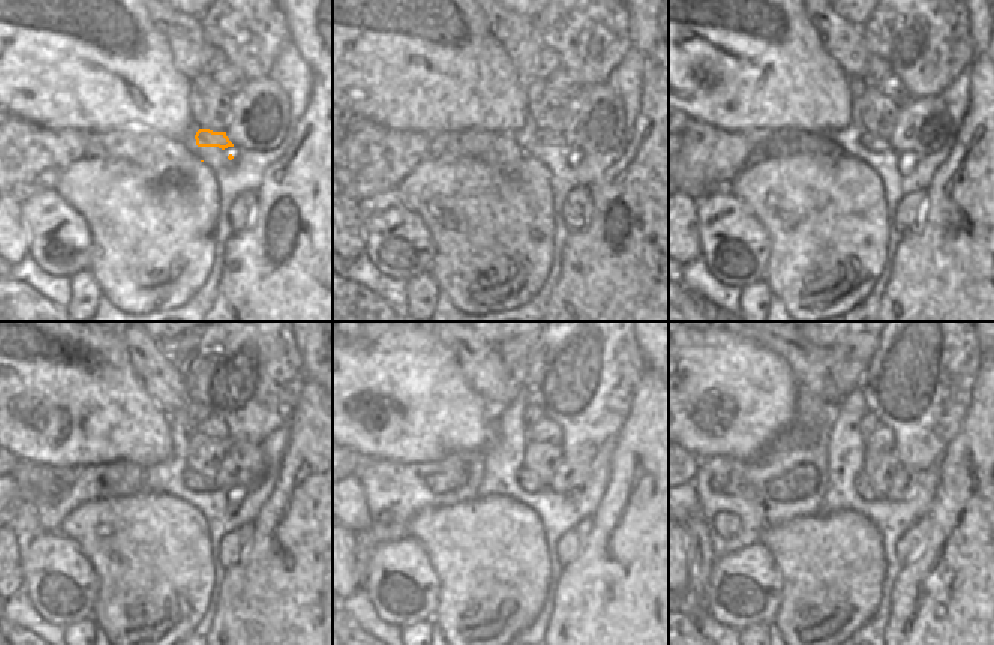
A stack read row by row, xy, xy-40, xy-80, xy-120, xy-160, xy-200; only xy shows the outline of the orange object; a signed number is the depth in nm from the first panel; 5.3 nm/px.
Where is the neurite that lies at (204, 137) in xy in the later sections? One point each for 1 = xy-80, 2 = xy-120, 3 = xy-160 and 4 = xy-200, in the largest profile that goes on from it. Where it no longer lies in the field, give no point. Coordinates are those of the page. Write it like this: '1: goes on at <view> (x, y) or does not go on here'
1: goes on at xy-80 (873, 143)
2: goes on at xy-120 (195, 482)
3: goes on at xy-160 (528, 482)
4: goes on at xy-200 (861, 483)

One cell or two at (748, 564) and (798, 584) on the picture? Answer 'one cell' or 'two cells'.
two cells

